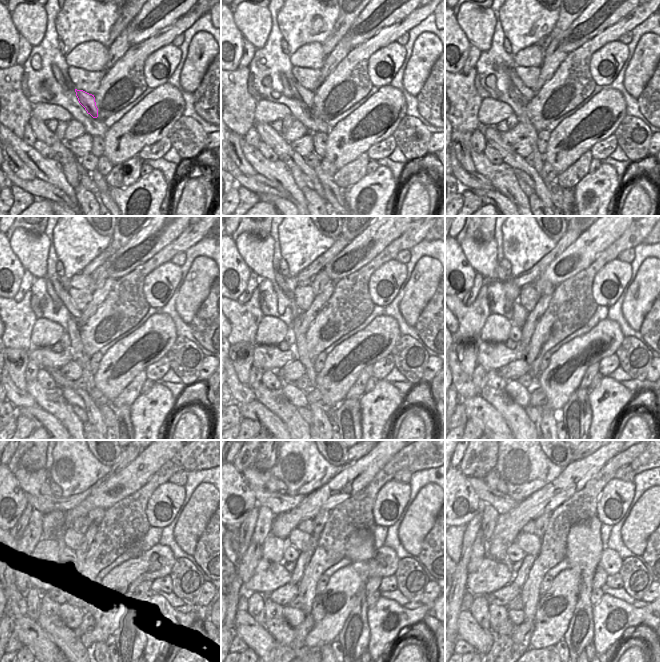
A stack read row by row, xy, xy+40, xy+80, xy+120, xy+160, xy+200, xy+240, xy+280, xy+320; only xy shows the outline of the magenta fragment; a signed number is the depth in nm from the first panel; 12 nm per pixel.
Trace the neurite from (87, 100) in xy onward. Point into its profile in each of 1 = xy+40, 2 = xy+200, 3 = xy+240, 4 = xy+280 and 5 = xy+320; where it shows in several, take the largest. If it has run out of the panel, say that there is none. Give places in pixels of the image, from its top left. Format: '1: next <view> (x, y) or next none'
1: next xy+40 (306, 96)
2: next xy+200 (501, 275)
3: next xy+240 (45, 489)
4: next xy+280 (270, 485)
5: next xy+320 (492, 478)

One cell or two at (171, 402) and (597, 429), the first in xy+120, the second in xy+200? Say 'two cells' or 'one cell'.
one cell

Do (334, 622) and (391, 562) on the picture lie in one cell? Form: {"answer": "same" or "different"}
{"answer": "same"}

